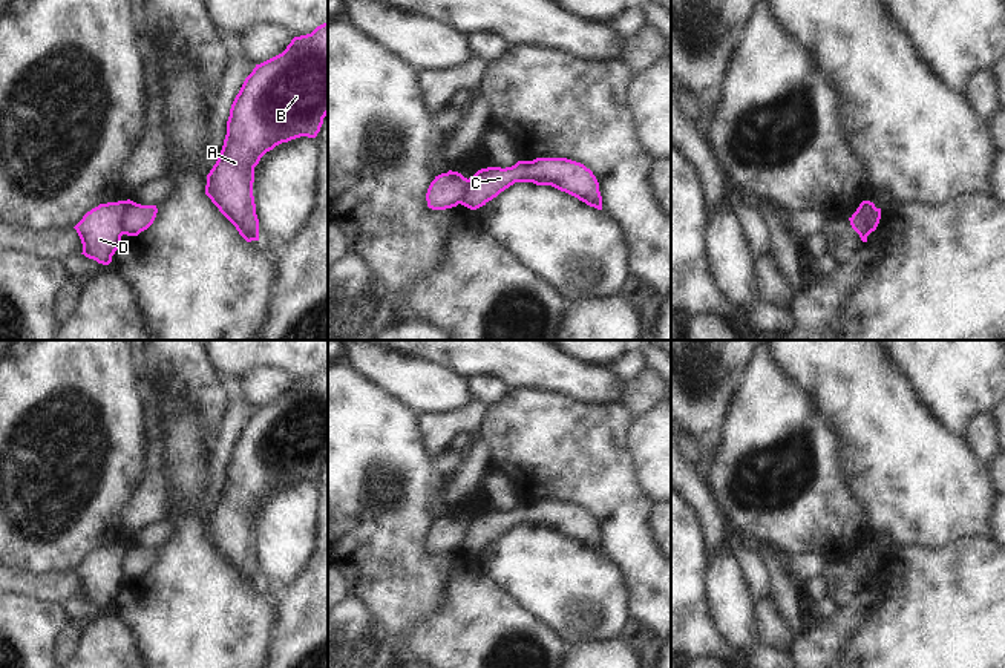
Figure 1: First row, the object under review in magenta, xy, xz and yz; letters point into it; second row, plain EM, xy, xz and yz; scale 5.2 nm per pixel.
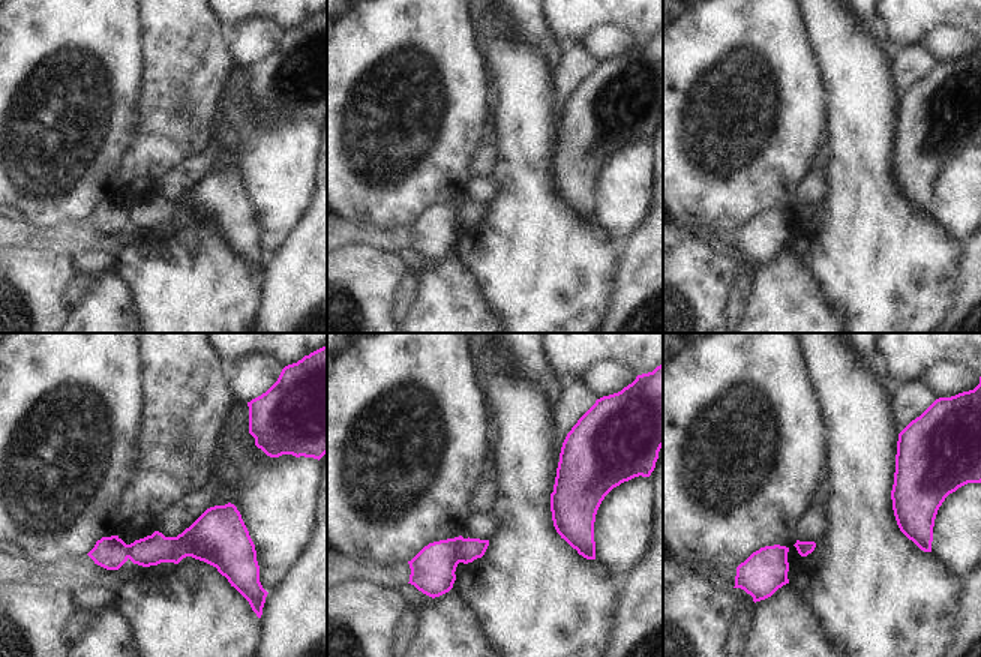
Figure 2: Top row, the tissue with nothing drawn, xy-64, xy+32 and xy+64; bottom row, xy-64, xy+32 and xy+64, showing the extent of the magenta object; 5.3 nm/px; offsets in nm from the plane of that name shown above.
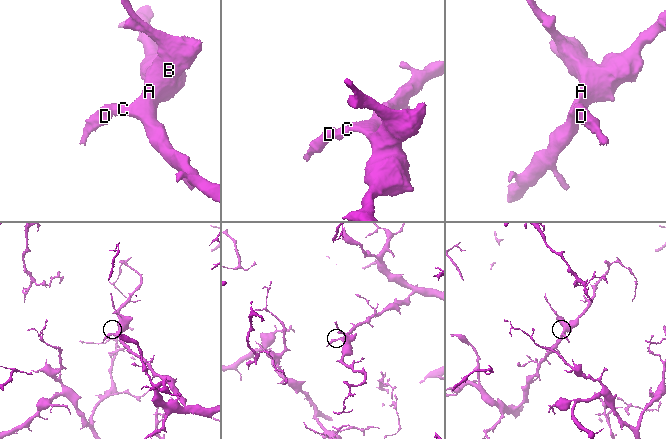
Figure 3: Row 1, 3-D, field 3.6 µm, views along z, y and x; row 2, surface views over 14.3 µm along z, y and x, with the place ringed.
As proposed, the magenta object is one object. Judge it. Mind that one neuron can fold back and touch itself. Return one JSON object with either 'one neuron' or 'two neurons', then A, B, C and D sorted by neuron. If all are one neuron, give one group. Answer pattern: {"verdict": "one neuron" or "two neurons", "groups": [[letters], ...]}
{"verdict": "two neurons", "groups": [["A", "B", "C"], ["D"]]}

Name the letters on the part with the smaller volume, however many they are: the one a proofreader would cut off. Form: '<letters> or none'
D

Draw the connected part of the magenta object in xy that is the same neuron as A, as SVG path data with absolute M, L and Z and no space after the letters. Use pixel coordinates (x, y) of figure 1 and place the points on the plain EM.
M328 366L256 408L236 438L205 538L247 584L259 584L254 510L282 486L316 481L328 458Z

